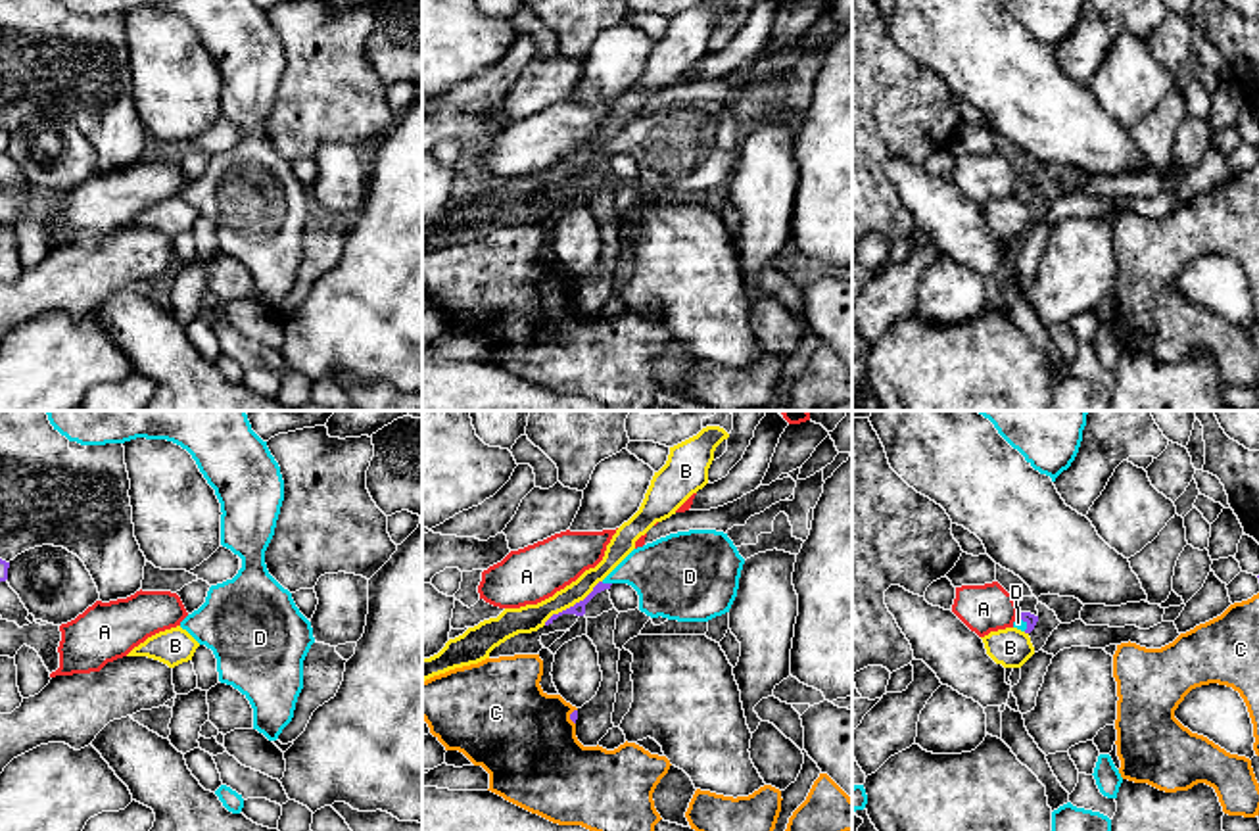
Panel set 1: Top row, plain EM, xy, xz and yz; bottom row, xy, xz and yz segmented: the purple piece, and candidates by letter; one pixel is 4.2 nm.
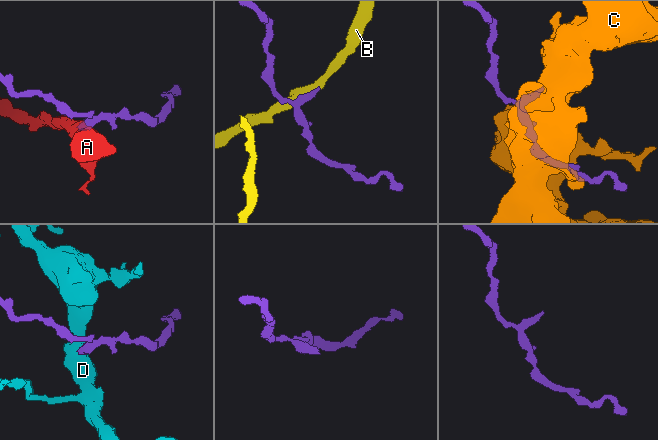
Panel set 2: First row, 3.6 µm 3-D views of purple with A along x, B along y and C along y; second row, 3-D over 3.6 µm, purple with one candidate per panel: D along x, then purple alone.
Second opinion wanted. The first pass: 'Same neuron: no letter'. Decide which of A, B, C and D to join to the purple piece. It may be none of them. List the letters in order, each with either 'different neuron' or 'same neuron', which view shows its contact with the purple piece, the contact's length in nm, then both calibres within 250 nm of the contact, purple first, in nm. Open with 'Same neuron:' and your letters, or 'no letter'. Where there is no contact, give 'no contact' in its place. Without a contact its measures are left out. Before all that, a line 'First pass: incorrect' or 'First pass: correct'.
First pass: incorrect
Same neuron: D
A: different neuron; contact in yz; length 40 nm; calibres 50 and 200 nm
B: different neuron; contact in xz; length 320 nm; calibres 60 and 120 nm
C: different neuron; contact in xz; length 70 nm; calibres 30 and 420 nm
D: same neuron; contact in xz; length 50 nm; calibres 60 and 280 nm

